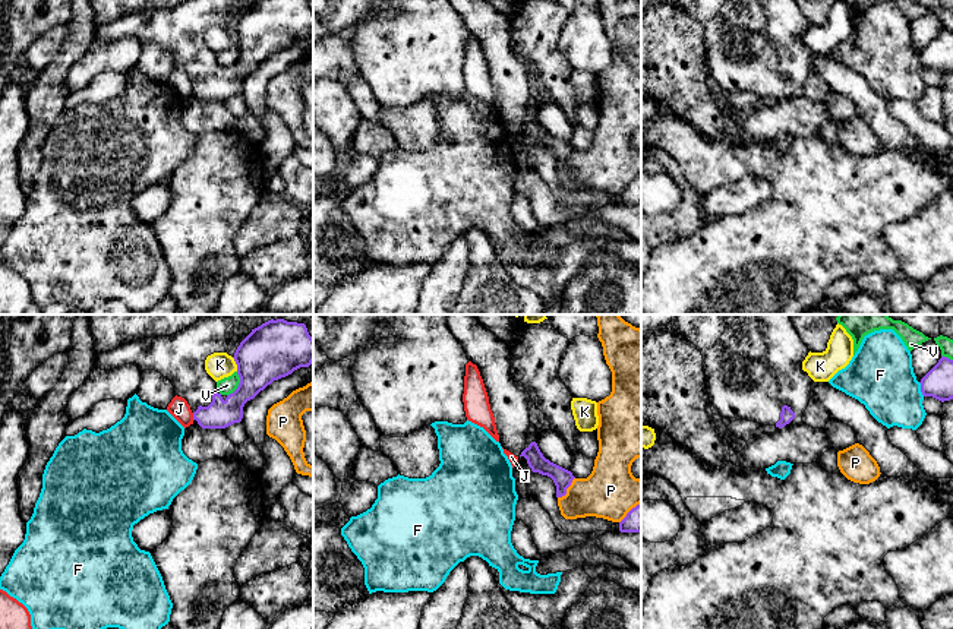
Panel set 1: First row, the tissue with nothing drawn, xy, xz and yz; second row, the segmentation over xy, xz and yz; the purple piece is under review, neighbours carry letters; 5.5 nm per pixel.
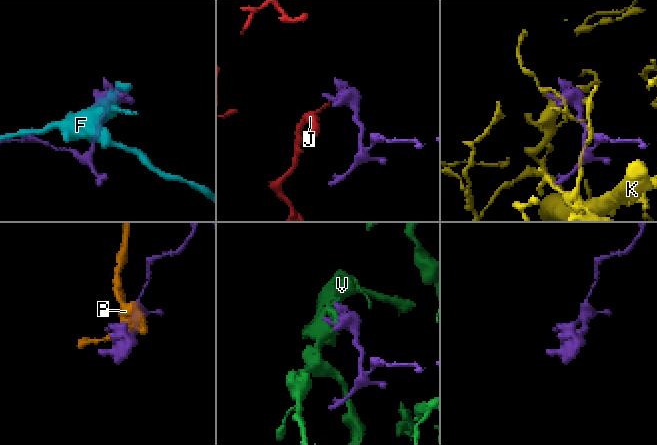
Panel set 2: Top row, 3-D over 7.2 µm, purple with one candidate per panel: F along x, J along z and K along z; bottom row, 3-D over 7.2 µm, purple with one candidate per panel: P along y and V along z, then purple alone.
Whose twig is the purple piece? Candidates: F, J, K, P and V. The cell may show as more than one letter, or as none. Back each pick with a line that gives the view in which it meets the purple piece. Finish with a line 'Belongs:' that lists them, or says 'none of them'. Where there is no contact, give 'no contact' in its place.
Belongs: none of them

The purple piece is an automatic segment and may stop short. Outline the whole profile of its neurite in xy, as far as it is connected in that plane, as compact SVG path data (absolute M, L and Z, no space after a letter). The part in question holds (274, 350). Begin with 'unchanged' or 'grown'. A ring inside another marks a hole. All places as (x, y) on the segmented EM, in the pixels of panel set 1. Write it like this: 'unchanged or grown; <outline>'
grown; M206 314L196 323L170 335L127 342L113 351L97 354L94 369L113 370L124 364L133 364L141 372L155 370L167 377L177 396L190 405L193 424L202 429L225 429L243 418L243 407L274 380L291 374L300 367L313 363L313 338L304 323L271 319L240 342L234 353L240 383L230 395L221 395L217 382L206 373L205 360L214 353L227 353L225 329L233 323L227 314Z

